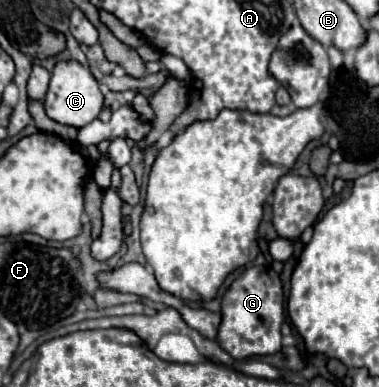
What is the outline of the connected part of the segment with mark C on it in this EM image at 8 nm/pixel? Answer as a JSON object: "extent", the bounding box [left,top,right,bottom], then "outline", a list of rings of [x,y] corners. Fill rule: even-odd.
{"extent":[44,60,104,128],"outline":[[[68,60],[68,62],[56,64],[56,68],[52,72],[48,94],[44,98],[44,106],[46,106],[46,114],[52,120],[66,124],[66,126],[82,128],[82,126],[90,124],[94,118],[98,118],[98,114],[104,108],[104,96],[98,88],[96,78],[90,74],[90,70],[76,60]]]}

